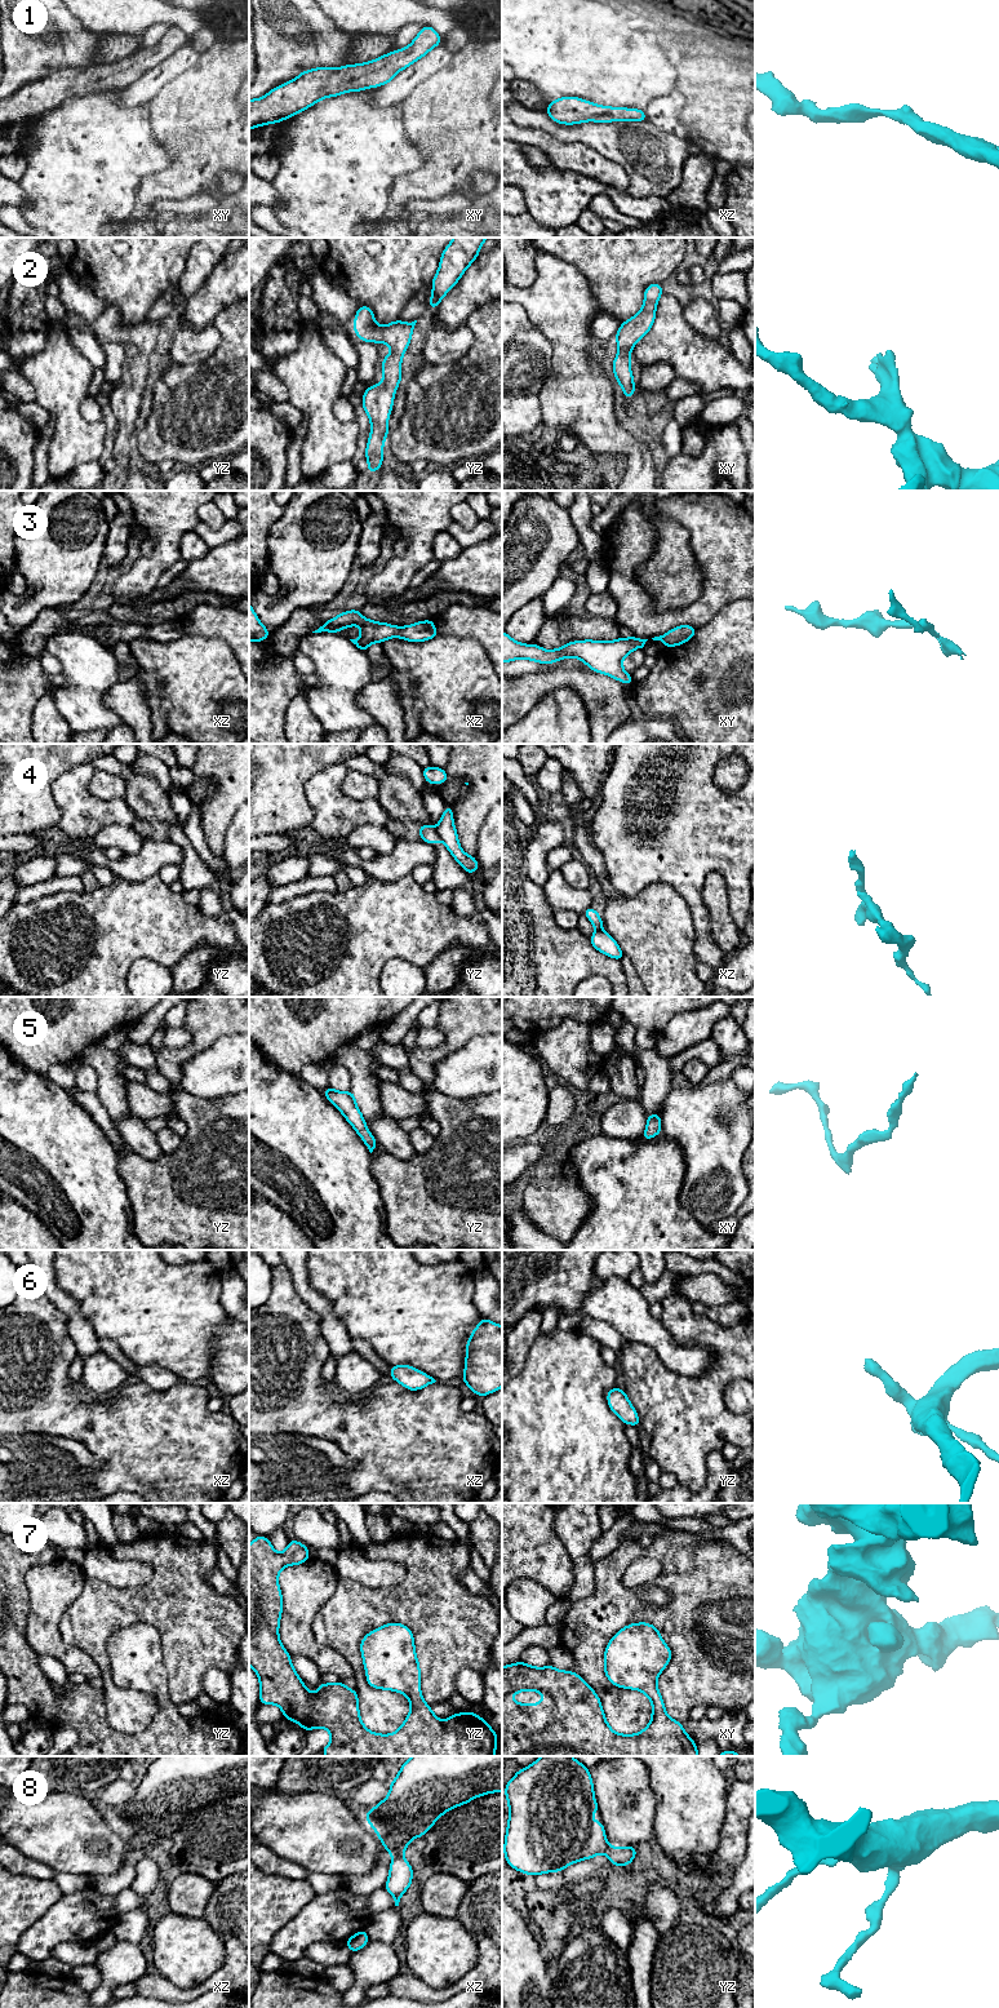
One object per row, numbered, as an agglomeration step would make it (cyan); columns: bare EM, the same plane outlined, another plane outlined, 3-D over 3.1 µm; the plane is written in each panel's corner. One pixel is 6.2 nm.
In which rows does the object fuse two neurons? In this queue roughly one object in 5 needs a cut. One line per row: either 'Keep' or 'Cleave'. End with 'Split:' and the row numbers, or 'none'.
1: Keep
2: Keep
3: Keep
4: Cleave
5: Keep
6: Keep
7: Keep
8: Keep
Split: 4

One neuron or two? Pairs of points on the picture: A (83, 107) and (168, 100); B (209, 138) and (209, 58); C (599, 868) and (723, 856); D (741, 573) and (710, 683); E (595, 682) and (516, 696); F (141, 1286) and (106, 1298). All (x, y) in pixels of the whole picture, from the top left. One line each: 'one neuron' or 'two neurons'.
A: two neurons
B: one neuron
C: two neurons
D: two neurons
E: one neuron
F: one neuron

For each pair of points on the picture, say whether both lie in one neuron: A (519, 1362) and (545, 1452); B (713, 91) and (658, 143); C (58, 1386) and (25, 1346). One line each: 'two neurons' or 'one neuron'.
A: two neurons
B: two neurons
C: one neuron

